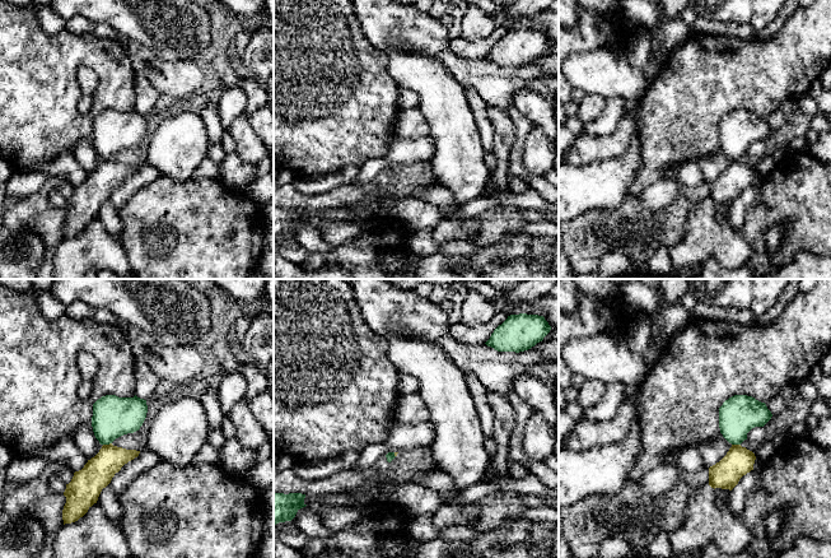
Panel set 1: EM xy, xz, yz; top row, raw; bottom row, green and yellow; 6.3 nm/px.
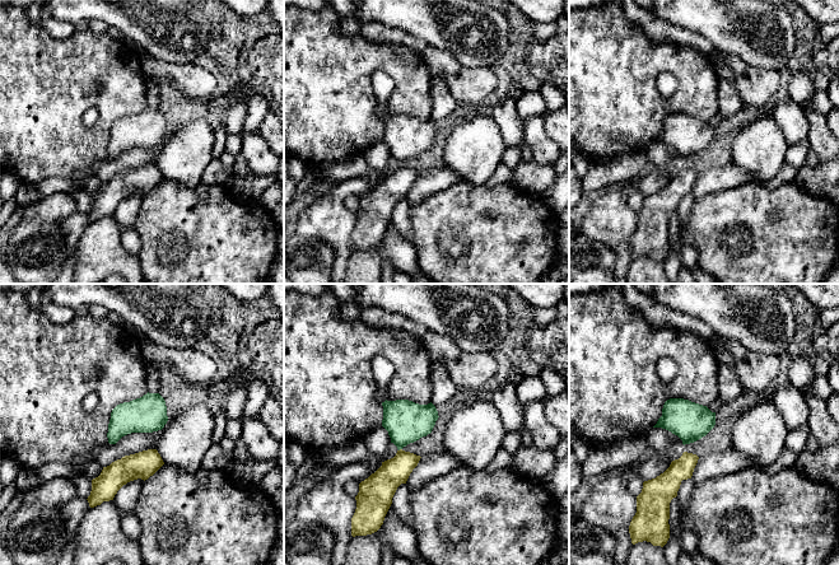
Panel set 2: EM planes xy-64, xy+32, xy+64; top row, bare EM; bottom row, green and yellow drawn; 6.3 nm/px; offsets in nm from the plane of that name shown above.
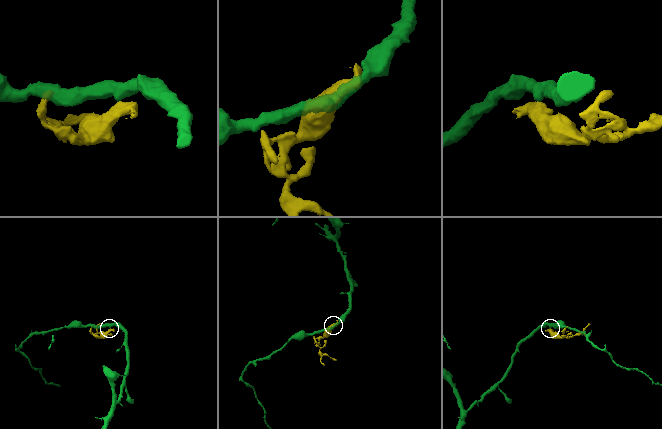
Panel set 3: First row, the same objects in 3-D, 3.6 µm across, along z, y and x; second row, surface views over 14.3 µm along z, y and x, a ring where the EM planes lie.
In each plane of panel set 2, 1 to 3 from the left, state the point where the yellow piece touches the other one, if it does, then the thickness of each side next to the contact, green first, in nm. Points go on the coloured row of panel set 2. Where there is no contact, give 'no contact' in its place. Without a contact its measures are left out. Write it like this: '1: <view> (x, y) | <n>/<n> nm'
1: no contact
2: xy+32 (400, 448) | 260/180 nm
3: no contact

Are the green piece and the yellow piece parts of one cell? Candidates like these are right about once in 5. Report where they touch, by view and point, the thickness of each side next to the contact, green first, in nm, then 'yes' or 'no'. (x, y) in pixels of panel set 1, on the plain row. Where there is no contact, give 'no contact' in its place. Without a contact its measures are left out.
xy (107, 158) | 260/190 nm | no

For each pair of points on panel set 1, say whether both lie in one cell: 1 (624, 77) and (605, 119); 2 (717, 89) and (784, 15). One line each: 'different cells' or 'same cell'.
1: different cells
2: different cells

